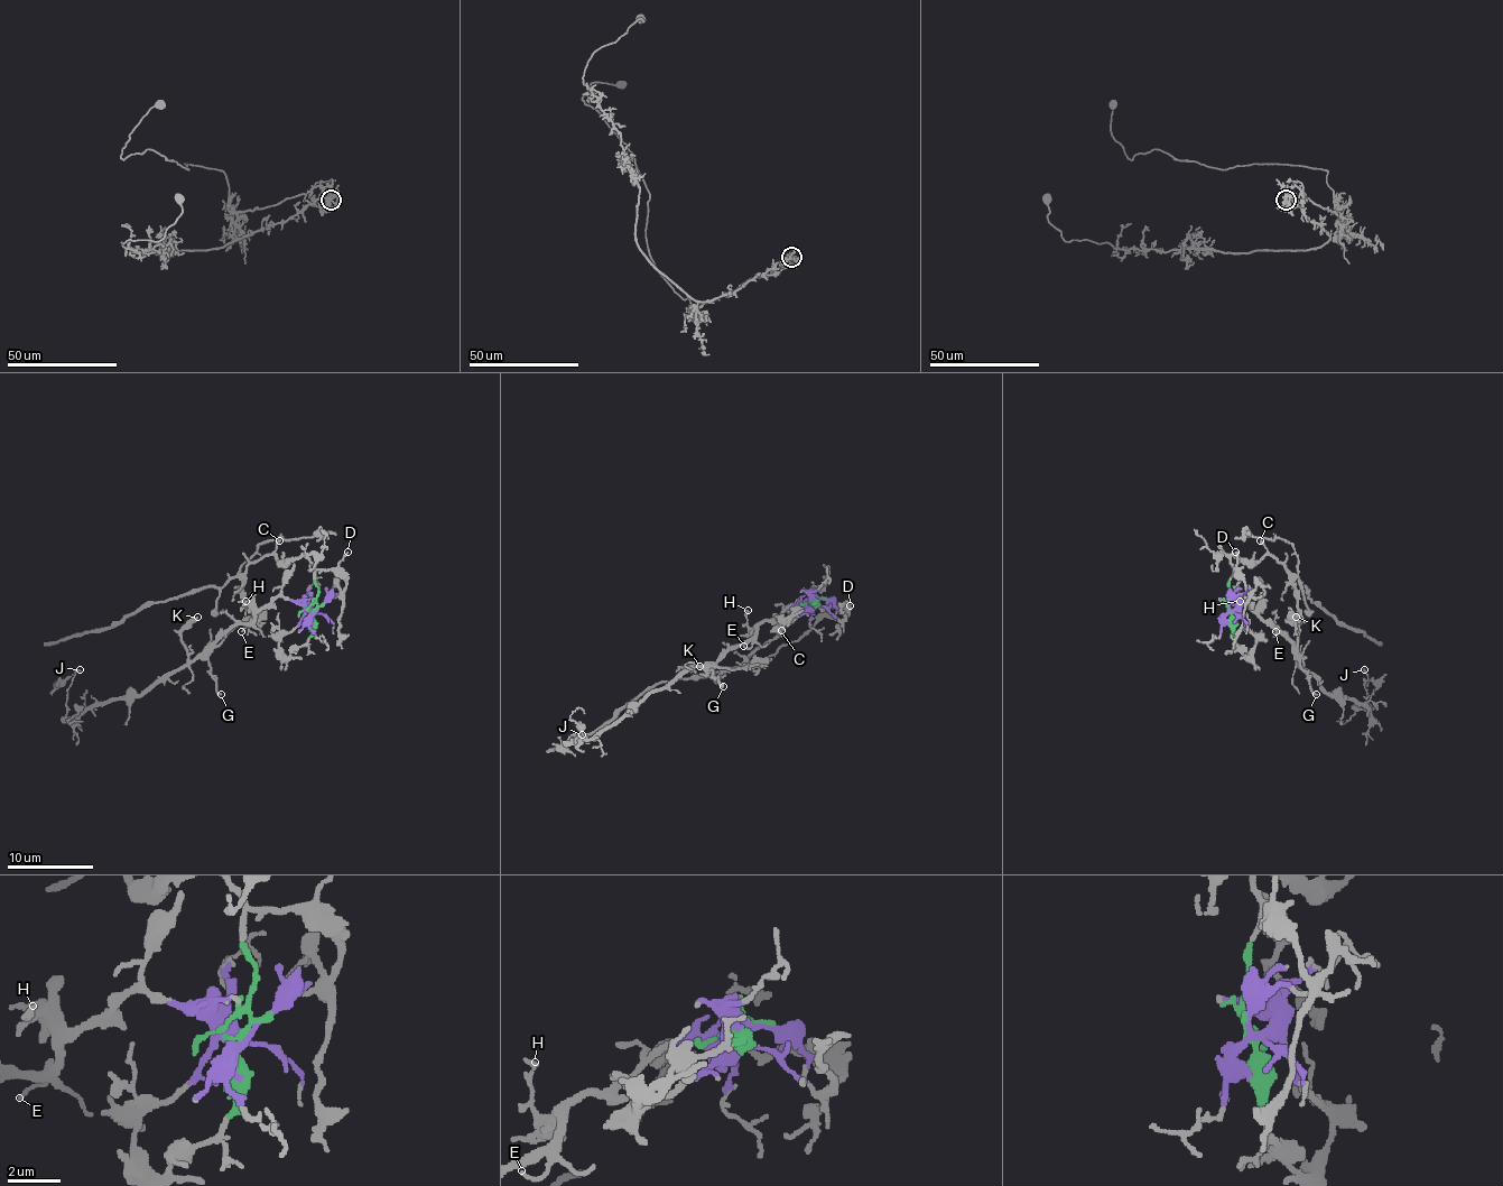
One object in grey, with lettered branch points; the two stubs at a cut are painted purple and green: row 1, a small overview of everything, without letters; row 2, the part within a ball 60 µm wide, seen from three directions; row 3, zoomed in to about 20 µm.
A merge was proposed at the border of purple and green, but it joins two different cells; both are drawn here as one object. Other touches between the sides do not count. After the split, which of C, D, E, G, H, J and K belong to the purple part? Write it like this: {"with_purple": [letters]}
{"with_purple": ["E", "G", "H", "J", "K"]}

